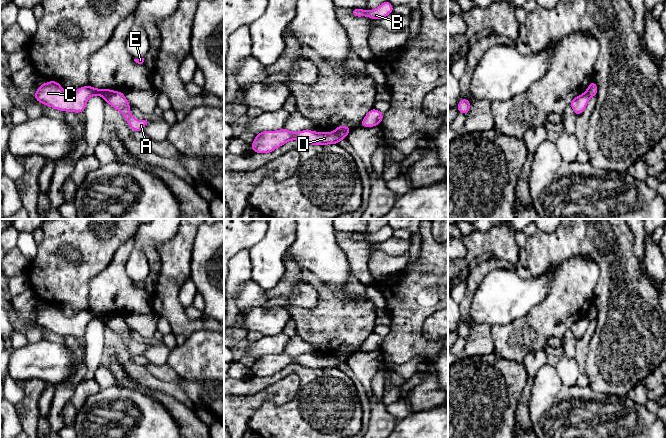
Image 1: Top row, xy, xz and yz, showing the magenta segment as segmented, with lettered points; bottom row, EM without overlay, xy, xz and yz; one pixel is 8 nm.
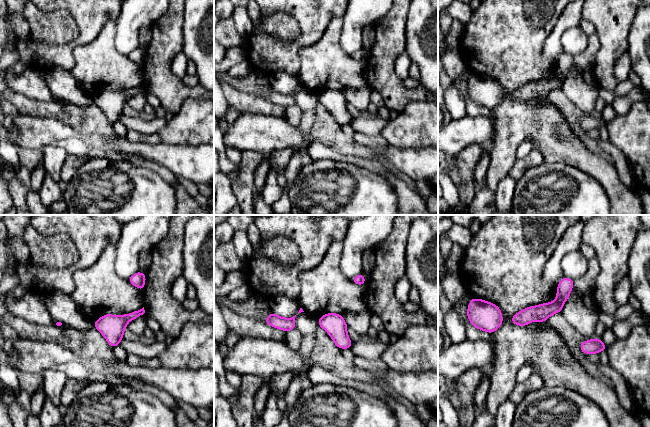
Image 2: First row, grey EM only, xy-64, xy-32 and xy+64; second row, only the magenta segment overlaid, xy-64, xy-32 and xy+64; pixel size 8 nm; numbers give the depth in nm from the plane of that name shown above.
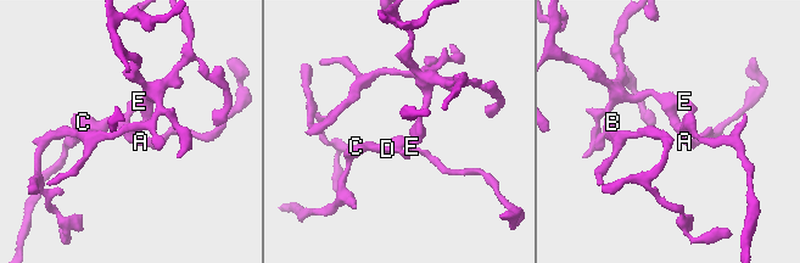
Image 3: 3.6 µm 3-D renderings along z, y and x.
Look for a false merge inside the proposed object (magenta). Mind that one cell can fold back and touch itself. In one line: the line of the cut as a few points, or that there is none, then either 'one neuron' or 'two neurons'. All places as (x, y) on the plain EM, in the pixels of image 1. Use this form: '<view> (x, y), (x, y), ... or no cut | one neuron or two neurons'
xy (117, 315), (105, 323) | two neurons

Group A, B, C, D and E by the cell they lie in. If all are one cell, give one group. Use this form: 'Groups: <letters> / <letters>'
Groups: A B E / C D

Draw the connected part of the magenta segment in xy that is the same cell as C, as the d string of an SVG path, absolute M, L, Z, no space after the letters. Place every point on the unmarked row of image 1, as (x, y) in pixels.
M52 304L40 309L33 320L38 326L54 333L79 337L85 335L86 327L91 320L98 319L107 323L111 318L117 316L111 313L83 310L74 317L67 317L58 306Z

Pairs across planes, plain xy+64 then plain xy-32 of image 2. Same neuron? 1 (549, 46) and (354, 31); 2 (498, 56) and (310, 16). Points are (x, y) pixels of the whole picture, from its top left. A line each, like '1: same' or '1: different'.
1: different
2: same

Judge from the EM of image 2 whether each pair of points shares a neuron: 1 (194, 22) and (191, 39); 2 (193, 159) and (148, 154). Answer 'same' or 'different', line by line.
1: same
2: same

